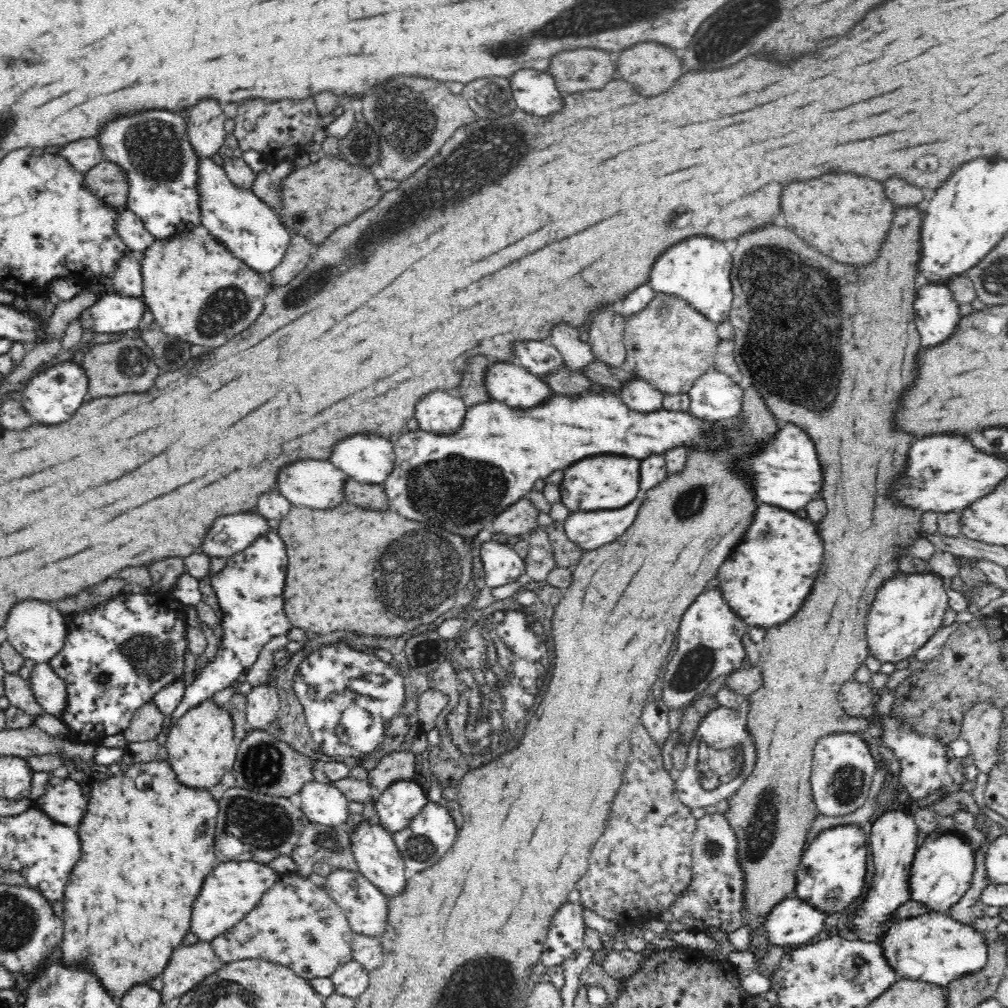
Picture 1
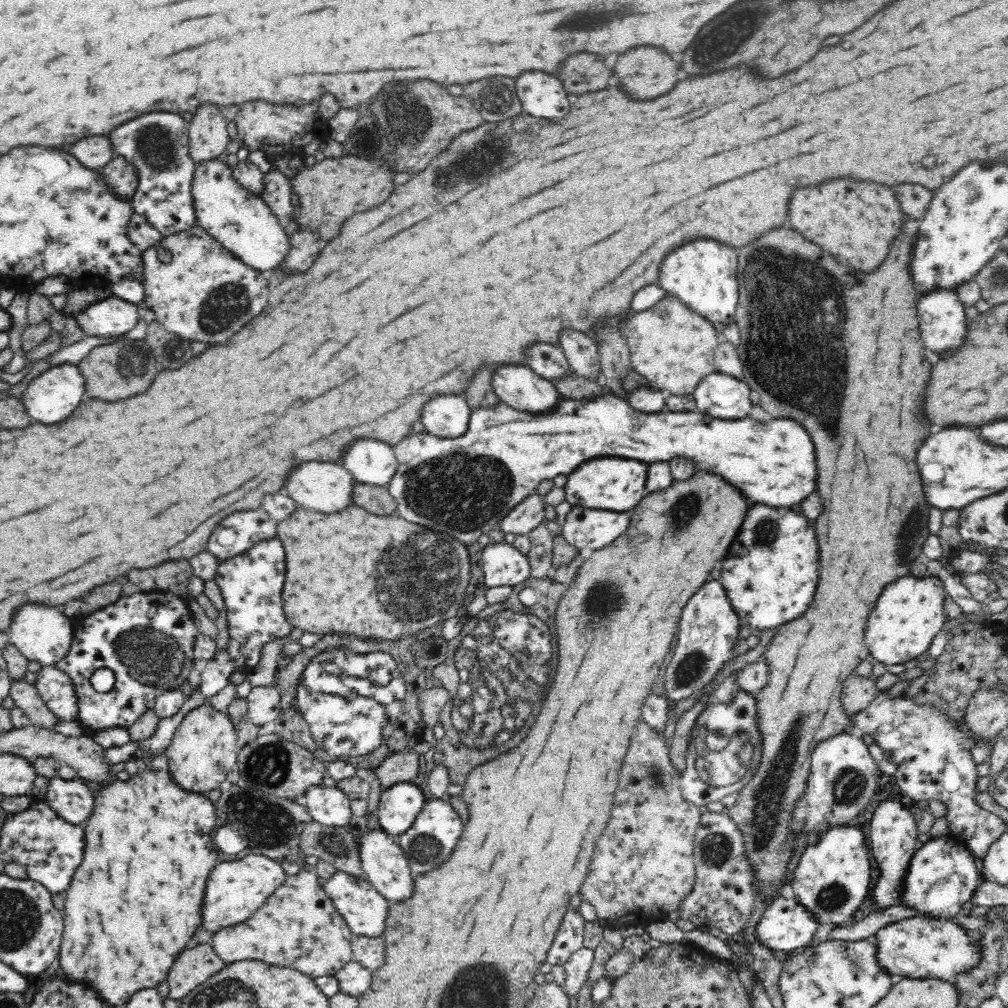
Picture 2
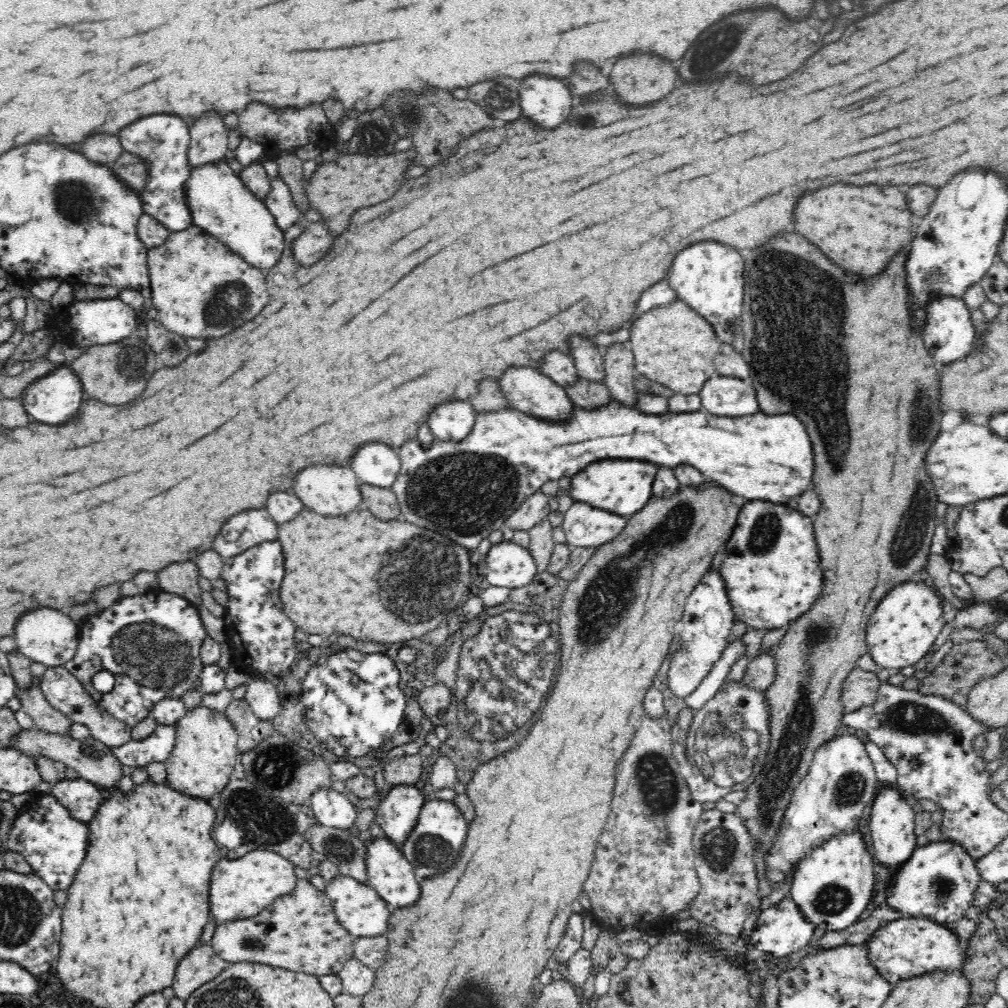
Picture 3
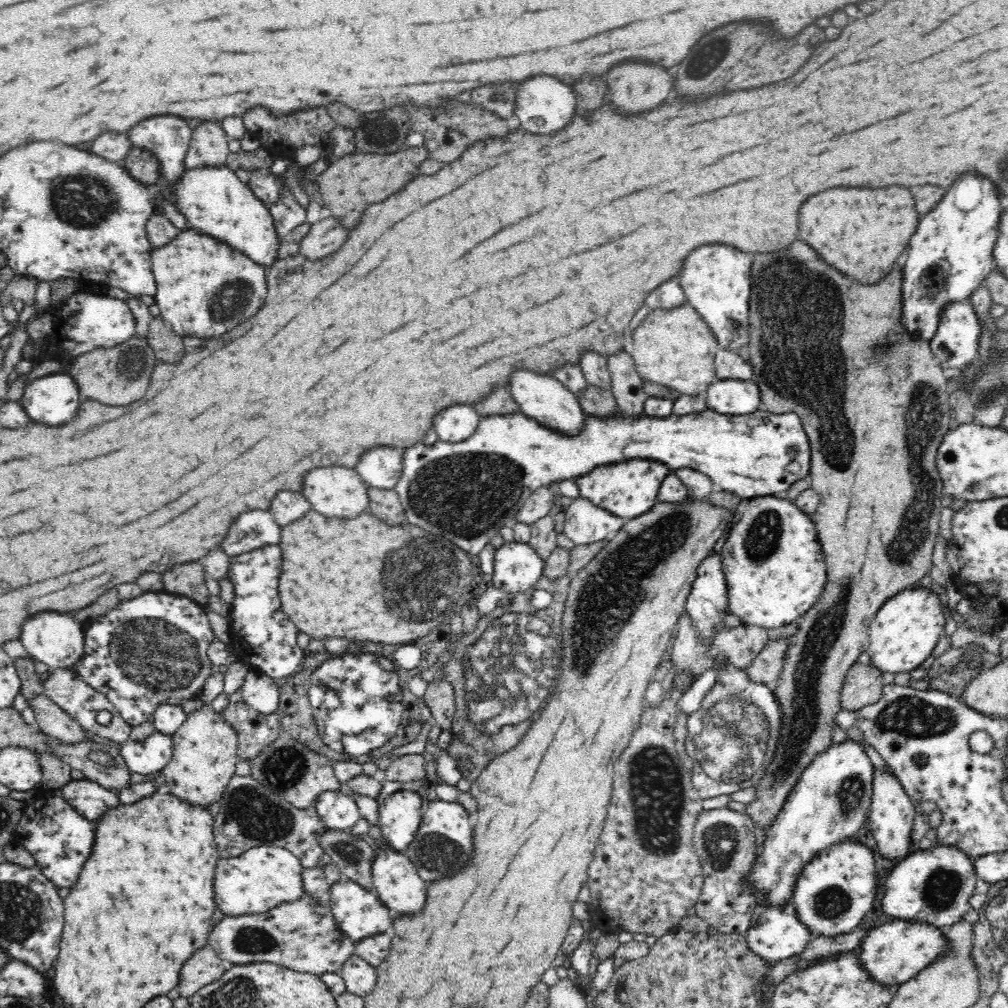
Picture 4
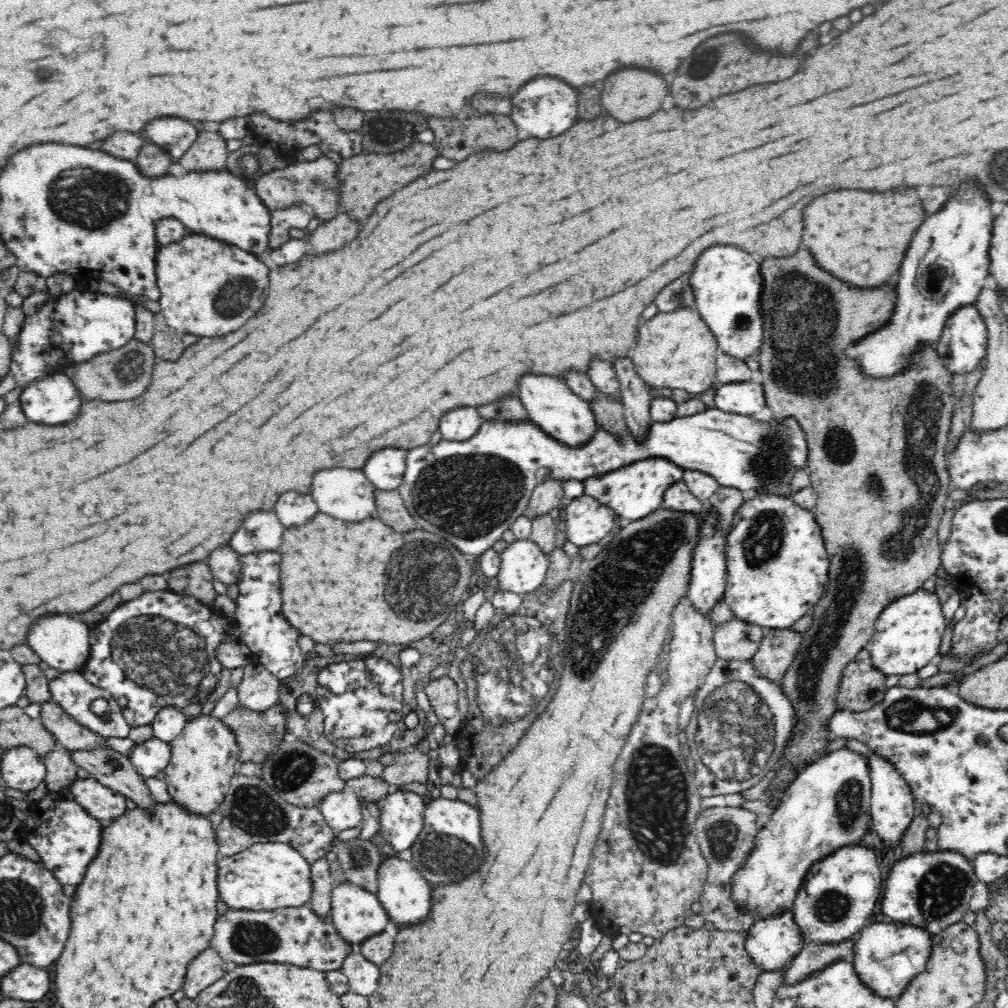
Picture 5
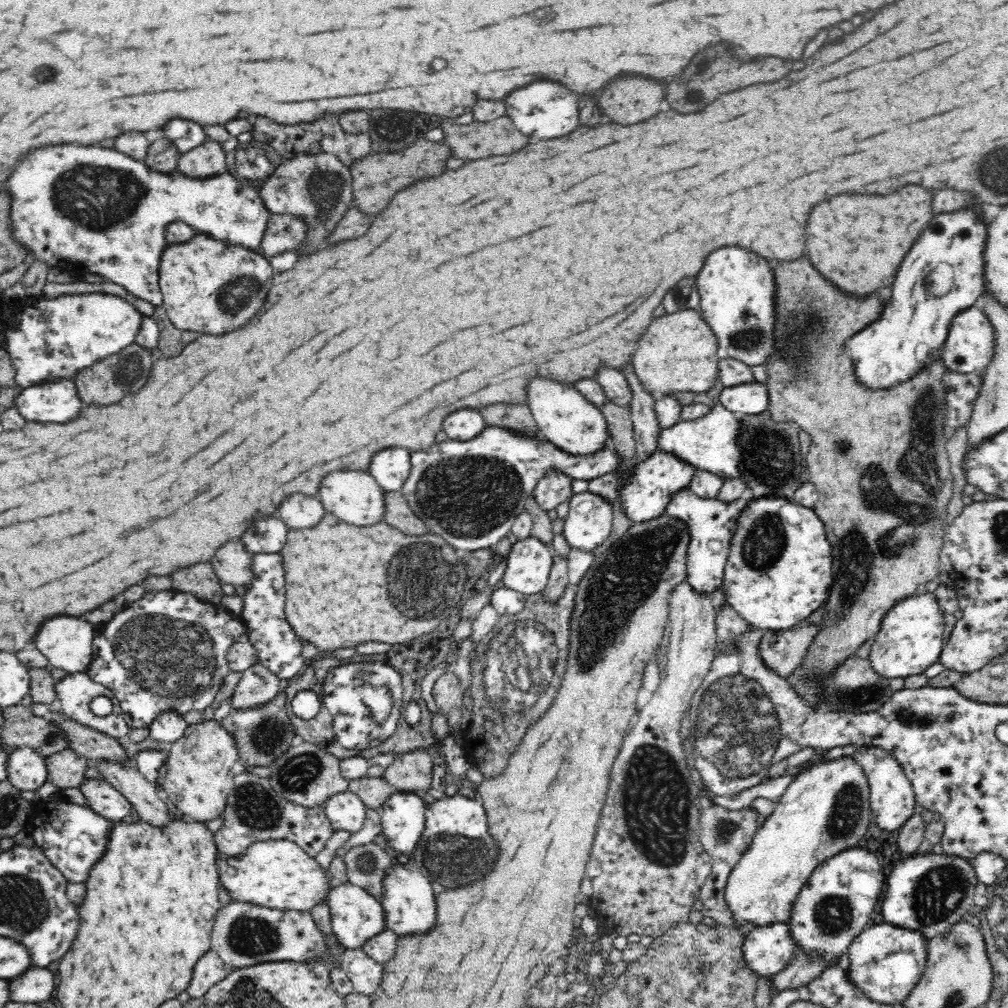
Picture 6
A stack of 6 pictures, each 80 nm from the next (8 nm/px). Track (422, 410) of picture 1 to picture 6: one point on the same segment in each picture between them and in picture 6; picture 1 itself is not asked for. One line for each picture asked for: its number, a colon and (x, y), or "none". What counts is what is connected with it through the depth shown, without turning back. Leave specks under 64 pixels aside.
2: (446, 416)
3: (452, 421)
4: (456, 423)
5: (462, 423)
6: (463, 425)

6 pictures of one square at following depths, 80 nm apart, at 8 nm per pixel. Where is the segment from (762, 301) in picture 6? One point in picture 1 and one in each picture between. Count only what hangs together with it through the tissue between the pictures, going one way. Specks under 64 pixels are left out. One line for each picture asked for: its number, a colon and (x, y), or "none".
1: (698, 270)
2: (702, 274)
3: (708, 277)
4: (716, 280)
5: (726, 284)

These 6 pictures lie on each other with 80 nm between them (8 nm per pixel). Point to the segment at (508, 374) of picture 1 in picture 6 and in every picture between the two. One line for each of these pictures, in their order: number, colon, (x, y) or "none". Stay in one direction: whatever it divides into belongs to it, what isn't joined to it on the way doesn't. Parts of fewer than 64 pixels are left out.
2: (520, 388)
3: (533, 394)
4: (544, 399)
5: (559, 412)
6: (564, 417)

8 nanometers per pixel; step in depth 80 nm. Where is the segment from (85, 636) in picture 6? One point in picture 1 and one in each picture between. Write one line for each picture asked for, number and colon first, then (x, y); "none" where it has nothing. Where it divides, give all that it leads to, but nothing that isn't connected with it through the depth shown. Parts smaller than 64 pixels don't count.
1: (37, 631)
2: (42, 633)
3: (44, 635)
4: (56, 639)
5: (62, 642)

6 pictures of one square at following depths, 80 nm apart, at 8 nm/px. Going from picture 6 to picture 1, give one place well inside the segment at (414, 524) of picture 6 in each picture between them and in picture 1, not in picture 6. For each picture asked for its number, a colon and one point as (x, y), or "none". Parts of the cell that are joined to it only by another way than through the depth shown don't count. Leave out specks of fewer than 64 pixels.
1: (373, 497)
2: (378, 500)
3: (382, 502)
4: (385, 504)
5: (391, 509)

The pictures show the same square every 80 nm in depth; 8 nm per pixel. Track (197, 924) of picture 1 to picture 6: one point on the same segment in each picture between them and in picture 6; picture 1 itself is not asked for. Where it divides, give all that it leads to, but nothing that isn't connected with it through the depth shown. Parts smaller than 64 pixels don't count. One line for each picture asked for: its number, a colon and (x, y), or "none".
2: (236, 889)
3: (240, 888)
4: (263, 877)
5: (266, 876)
6: (277, 874)

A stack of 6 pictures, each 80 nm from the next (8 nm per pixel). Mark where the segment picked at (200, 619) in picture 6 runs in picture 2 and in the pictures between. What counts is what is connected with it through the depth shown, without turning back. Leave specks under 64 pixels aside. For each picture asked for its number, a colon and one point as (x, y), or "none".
2: (147, 639)
3: (151, 644)
4: (151, 650)
5: (158, 650)

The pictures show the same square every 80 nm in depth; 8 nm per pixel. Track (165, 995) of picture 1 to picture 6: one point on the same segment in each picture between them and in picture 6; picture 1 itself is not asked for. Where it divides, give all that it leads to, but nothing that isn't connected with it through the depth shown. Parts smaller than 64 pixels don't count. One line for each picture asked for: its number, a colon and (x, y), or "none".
2: (195, 965)
3: (201, 965)
4: (205, 966)
5: (209, 967)
6: (210, 969)

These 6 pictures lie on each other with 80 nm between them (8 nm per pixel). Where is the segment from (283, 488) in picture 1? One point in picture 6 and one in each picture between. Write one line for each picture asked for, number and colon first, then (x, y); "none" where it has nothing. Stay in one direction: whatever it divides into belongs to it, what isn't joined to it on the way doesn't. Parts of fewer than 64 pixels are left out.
2: (325, 487)
3: (330, 490)
4: (335, 491)
5: (338, 492)
6: (355, 497)

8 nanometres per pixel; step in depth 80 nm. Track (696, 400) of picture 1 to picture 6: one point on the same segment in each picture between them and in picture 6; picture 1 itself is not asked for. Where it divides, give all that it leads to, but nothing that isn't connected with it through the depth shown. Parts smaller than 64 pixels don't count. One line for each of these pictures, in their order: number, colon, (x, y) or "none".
2: (718, 395)
3: (721, 396)
4: (726, 397)
5: (745, 398)
6: (750, 400)

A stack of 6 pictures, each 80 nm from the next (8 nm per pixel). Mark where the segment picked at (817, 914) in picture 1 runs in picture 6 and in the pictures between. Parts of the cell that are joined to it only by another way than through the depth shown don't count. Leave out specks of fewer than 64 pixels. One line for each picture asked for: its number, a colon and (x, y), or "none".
2: (786, 925)
3: (780, 930)
4: (778, 935)
5: (772, 942)
6: (768, 949)

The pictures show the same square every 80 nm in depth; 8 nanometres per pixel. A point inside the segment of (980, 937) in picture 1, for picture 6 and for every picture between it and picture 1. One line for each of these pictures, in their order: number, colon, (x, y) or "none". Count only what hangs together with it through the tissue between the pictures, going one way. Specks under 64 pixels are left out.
2: (923, 946)
3: (908, 947)
4: (898, 950)
5: (887, 956)
6: (886, 961)

